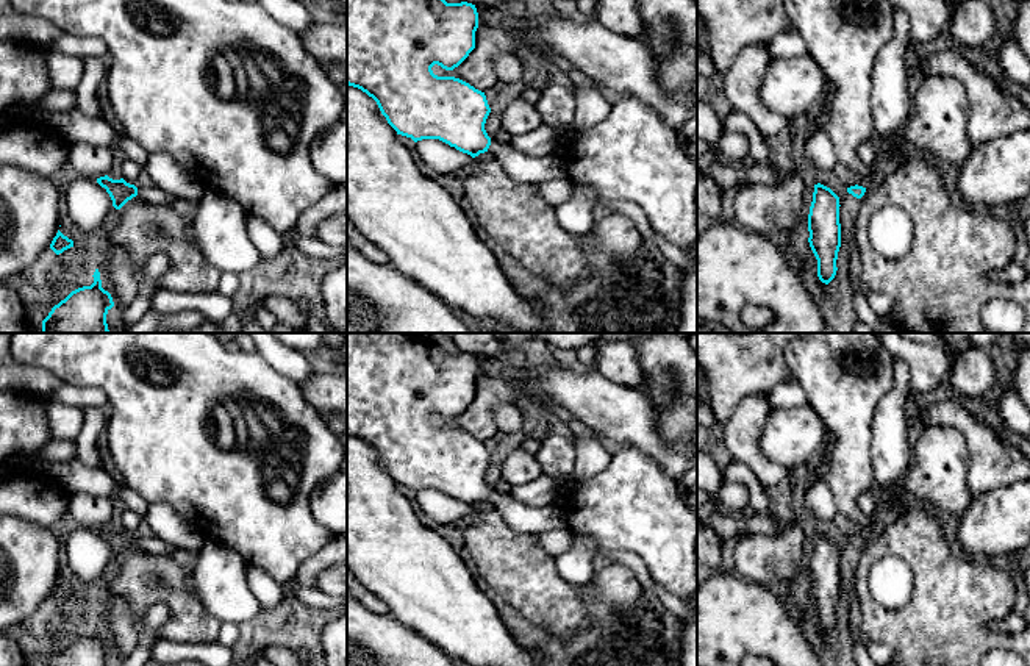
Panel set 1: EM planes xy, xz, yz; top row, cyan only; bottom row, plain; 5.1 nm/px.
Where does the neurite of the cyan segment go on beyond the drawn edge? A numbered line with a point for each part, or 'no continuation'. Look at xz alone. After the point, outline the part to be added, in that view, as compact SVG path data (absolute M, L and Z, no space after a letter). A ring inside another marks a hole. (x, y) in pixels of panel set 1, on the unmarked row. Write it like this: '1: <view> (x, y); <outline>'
1: xz (525, 519); M491 491L486 503L502 514L511 530L522 535L567 530L567 517L556 505L530 507L500 491Z

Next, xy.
1: xy (152, 544); M155 535L138 538L136 547L141 552L152 553L152 555L169 555L170 552L175 550L169 542L163 541L161 538Z

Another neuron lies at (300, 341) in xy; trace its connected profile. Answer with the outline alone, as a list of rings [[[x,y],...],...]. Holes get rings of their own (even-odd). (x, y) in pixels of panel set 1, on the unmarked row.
[[[274,333],[274,336],[281,344],[300,352],[316,350],[325,344],[322,333]]]

